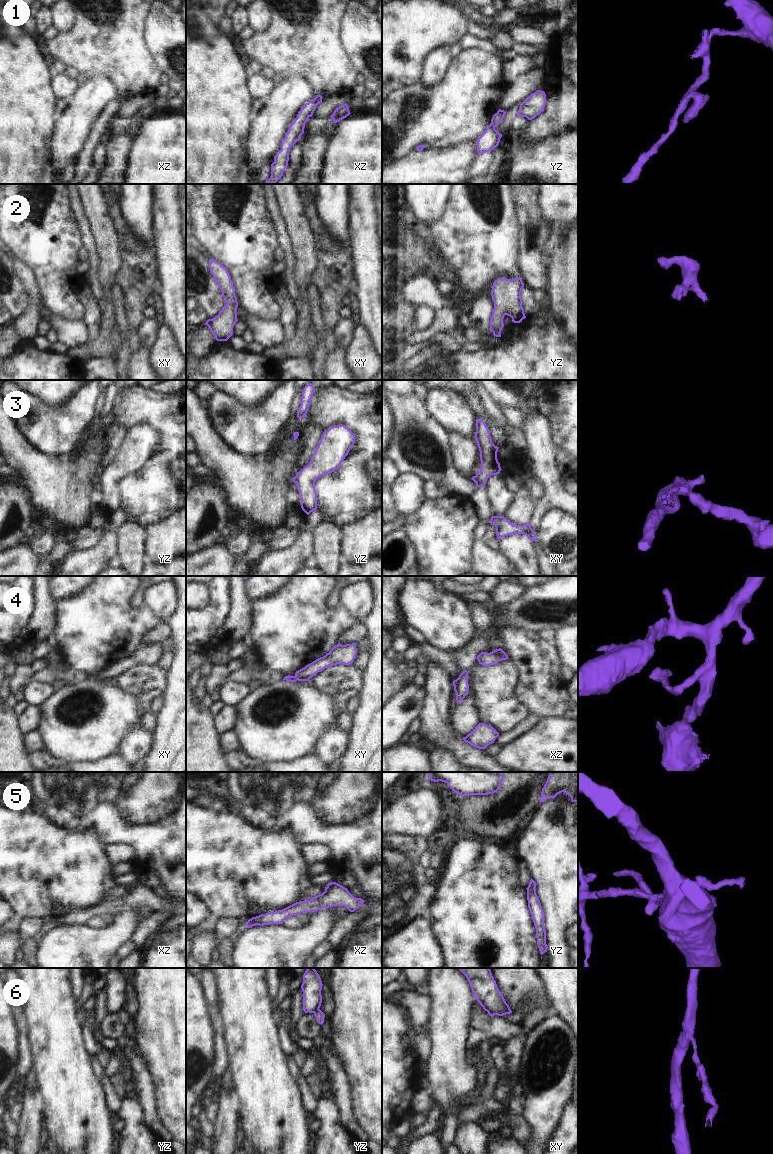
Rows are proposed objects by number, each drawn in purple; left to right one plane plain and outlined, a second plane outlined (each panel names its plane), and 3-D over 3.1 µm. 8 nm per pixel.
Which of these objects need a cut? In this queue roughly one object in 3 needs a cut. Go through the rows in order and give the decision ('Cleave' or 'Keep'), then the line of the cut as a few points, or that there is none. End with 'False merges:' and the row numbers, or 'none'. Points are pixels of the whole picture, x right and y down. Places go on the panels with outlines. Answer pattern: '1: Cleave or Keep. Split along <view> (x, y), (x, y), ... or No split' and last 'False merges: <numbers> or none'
1: Cleave. Split along yz (490, 124), (494, 127)
2: Keep. No split
3: Cleave. Split along yz (295, 476), (296, 482)
4: Keep. No split
5: Cleave. Split along xz (254, 917), (255, 925)
6: Cleave. Split along yz (318, 1008), (313, 1012)
False merges: 1, 3, 5, 6

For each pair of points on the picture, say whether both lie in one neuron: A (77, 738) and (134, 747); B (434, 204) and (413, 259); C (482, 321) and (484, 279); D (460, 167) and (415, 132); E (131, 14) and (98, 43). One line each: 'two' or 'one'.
A: two
B: two
C: two
D: two
E: one

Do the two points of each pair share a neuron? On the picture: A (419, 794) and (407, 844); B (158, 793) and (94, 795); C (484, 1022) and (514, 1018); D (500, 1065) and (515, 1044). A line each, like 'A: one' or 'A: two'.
A: two
B: one
C: two
D: two

